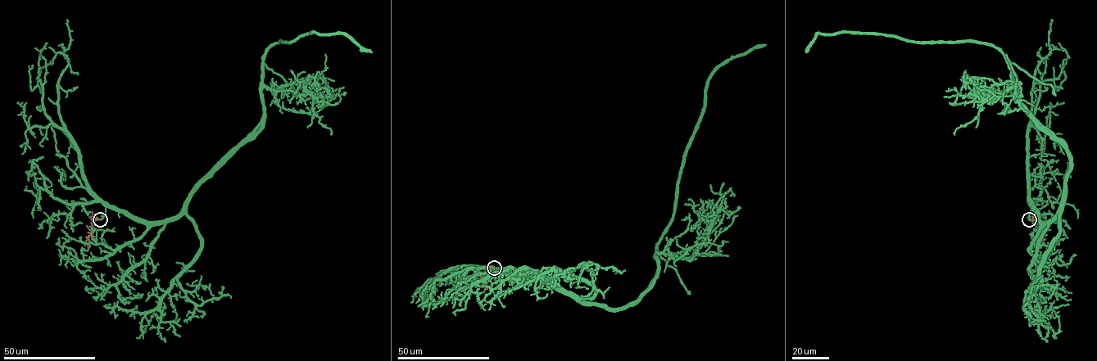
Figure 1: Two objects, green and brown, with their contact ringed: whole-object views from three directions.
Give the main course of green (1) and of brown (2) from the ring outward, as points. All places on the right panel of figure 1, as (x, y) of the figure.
1: (1030, 219), (1031, 206), (1042, 221), (1059, 213), (1069, 160), (1000, 51), (840, 32), (806, 52)
2: (1030, 219), (1044, 222), (1038, 238), (1048, 251)

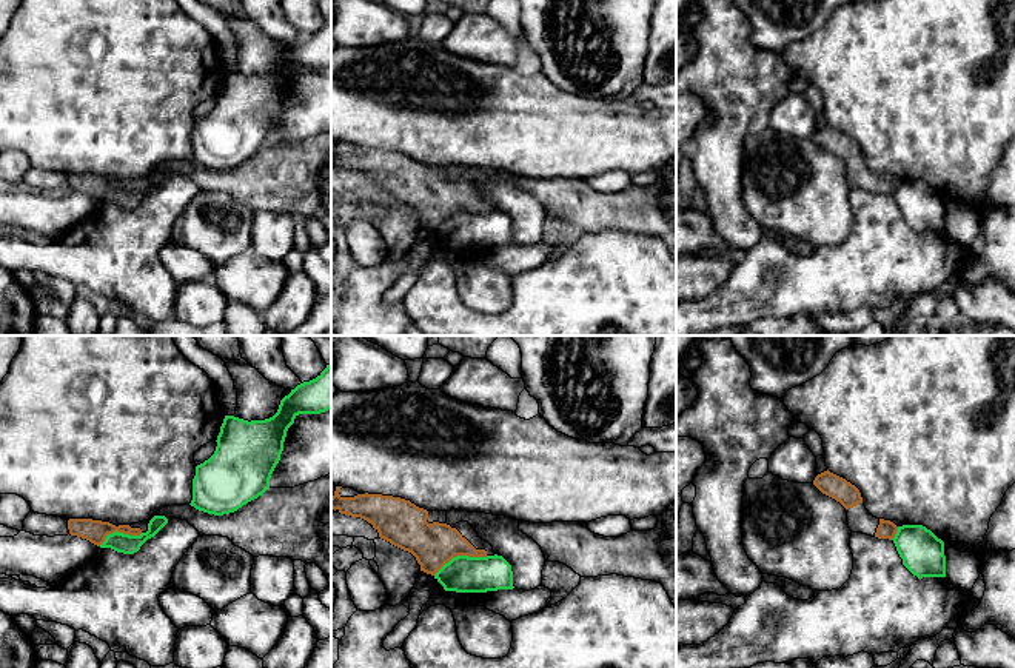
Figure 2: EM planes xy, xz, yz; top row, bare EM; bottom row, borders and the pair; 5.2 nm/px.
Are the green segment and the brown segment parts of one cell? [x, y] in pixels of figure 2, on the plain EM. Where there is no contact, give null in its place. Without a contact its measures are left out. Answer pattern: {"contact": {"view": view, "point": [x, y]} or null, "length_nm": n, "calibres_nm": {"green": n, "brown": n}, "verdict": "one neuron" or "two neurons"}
{"contact": {"view": "xz", "point": [459, 211]}, "length_nm": 300, "calibres_nm": {"green": 190, "brown": 240}, "verdict": "two neurons"}

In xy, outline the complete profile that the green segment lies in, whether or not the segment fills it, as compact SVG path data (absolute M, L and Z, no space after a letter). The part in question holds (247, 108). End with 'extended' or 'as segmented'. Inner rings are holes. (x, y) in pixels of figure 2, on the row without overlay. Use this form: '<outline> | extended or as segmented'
M331 20L313 35L297 40L280 55L277 68L265 75L243 75L225 71L214 109L196 122L191 162L223 171L237 166L270 145L270 134L280 115L288 83L299 69L320 69L331 65Z | as segmented

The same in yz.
M923 180L898 182L892 194L903 220L918 234L946 232L944 197Z | as segmented

